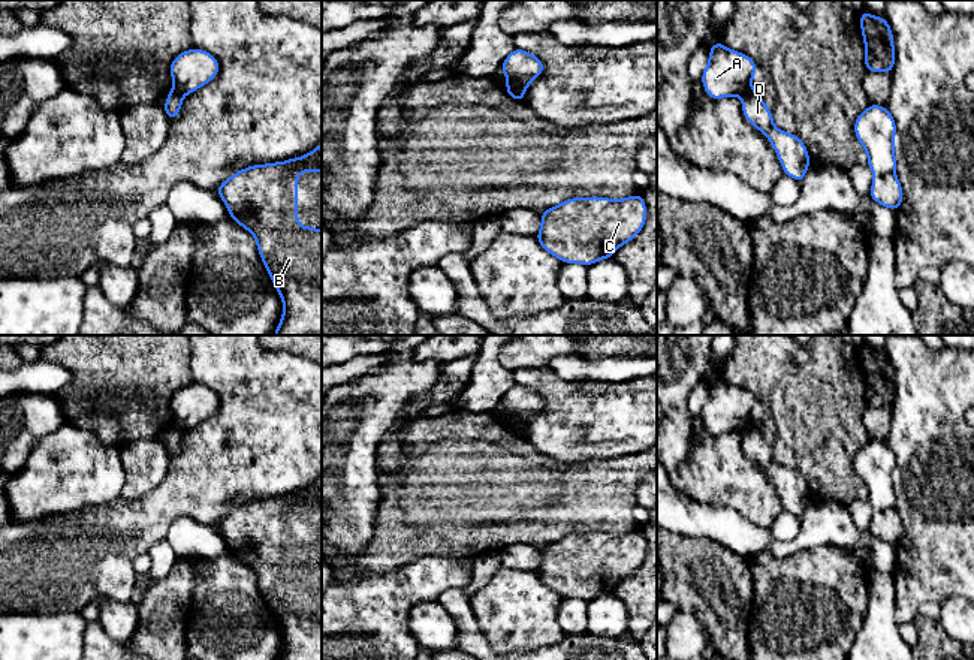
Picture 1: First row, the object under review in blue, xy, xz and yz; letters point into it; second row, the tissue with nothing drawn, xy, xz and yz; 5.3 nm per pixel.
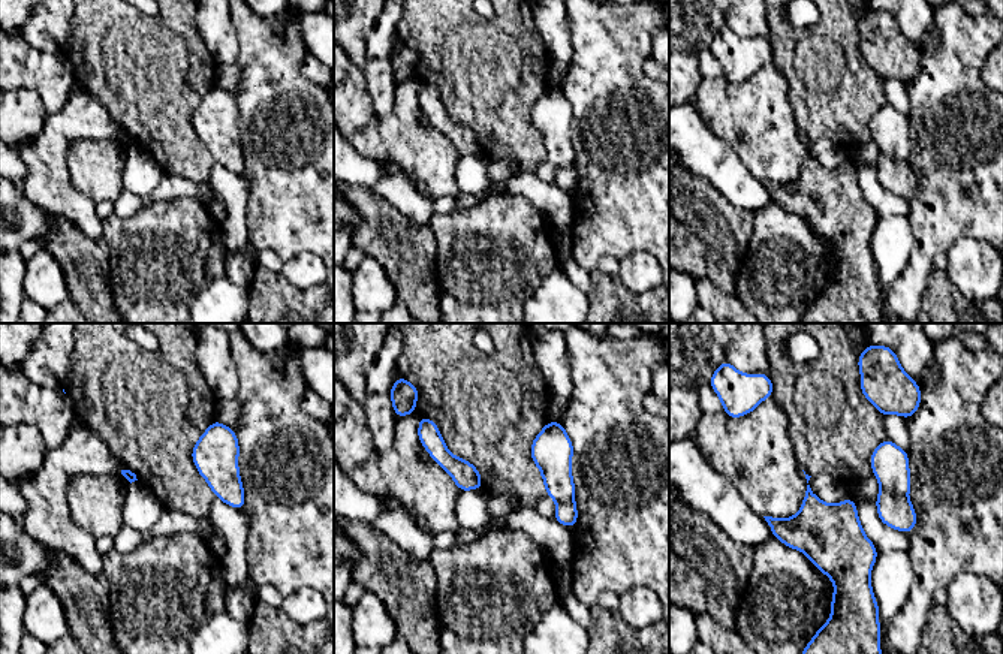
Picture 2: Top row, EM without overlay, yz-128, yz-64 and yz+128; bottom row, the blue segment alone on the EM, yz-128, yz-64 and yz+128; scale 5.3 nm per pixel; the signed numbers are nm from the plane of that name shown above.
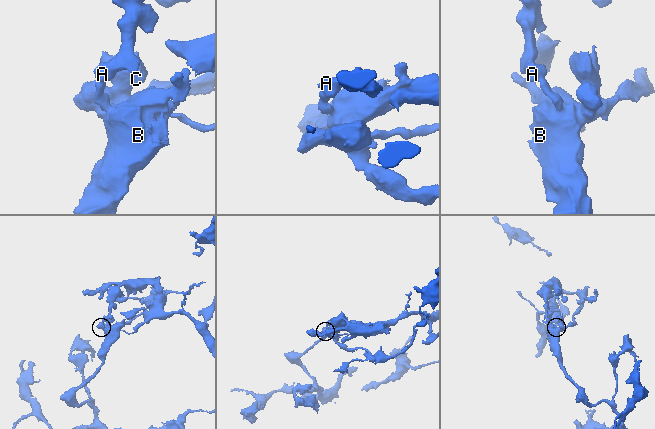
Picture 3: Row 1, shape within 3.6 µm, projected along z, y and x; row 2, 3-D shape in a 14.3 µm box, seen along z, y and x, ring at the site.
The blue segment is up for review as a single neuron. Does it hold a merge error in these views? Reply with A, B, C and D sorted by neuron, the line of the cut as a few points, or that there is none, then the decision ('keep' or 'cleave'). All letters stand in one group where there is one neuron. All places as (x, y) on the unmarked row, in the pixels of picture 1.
A / B C D | yz (893, 506), (876, 512) | cleave

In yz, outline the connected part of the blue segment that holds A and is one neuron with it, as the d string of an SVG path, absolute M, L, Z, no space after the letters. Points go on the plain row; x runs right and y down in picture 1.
M720 376L709 385L708 401L702 409L705 428L714 434L741 431L751 422L757 401L747 389L724 382Z

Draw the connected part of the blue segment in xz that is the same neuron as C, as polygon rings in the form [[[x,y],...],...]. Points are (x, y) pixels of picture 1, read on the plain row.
[[[639,528],[624,534],[600,531],[572,533],[539,548],[539,551],[542,554],[542,563],[534,572],[542,584],[563,599],[589,602],[598,596],[613,593],[622,579],[633,576],[639,570],[646,558],[646,539]]]

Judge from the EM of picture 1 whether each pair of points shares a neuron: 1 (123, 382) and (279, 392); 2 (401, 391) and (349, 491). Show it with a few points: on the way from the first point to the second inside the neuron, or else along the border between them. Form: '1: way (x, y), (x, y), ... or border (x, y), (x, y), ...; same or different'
1: border (189, 350), (189, 367), (195, 380); different
2: way (376, 416), (352, 440), (349, 466); same

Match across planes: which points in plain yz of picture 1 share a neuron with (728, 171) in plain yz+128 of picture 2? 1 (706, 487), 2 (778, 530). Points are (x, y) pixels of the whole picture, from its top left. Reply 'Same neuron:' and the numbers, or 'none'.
Same neuron: 2

